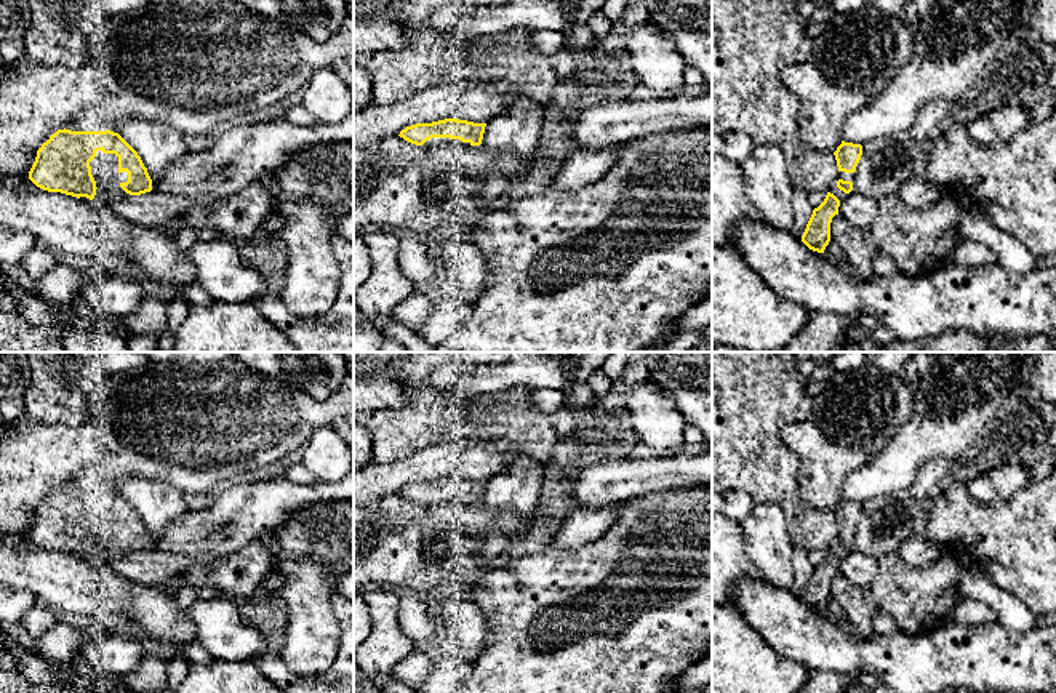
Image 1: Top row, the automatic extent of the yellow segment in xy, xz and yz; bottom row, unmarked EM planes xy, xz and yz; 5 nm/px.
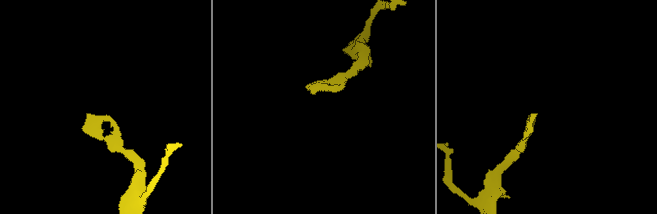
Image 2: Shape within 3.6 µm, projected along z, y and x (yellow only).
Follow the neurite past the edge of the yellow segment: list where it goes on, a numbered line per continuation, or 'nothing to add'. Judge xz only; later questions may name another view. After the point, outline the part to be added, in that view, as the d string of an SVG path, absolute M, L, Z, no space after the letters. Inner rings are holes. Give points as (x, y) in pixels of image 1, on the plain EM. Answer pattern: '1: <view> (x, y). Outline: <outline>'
1: xz (436, 500). Outline: M432 496L426 499L422 504L426 506L442 506L442 504L470 504L470 501L462 501L459 498L450 498L450 496Z

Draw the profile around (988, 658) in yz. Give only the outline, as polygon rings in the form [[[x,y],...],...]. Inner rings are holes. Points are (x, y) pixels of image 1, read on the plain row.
[[[749,578],[736,584],[728,603],[742,613],[774,651],[797,661],[808,672],[867,672],[894,693],[942,693],[949,688],[973,693],[1056,693],[1056,626],[1035,626],[1029,632],[1019,632],[998,623],[970,626],[950,619],[918,635],[896,629],[890,635],[853,639],[845,627],[810,608],[790,589]]]

